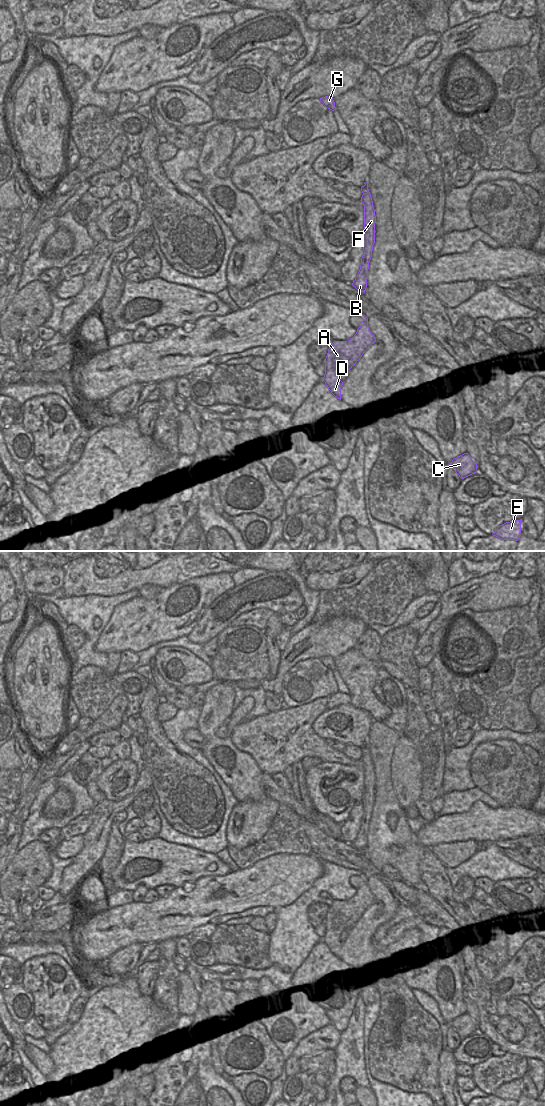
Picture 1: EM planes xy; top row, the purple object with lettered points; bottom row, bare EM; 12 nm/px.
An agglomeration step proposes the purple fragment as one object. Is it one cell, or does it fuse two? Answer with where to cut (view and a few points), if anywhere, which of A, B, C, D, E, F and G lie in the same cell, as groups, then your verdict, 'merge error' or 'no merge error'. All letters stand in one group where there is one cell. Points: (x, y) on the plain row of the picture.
cut in xy along (365, 744), (367, 746); A B D F G / C E; merge error

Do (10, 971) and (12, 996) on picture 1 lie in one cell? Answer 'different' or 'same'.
different

